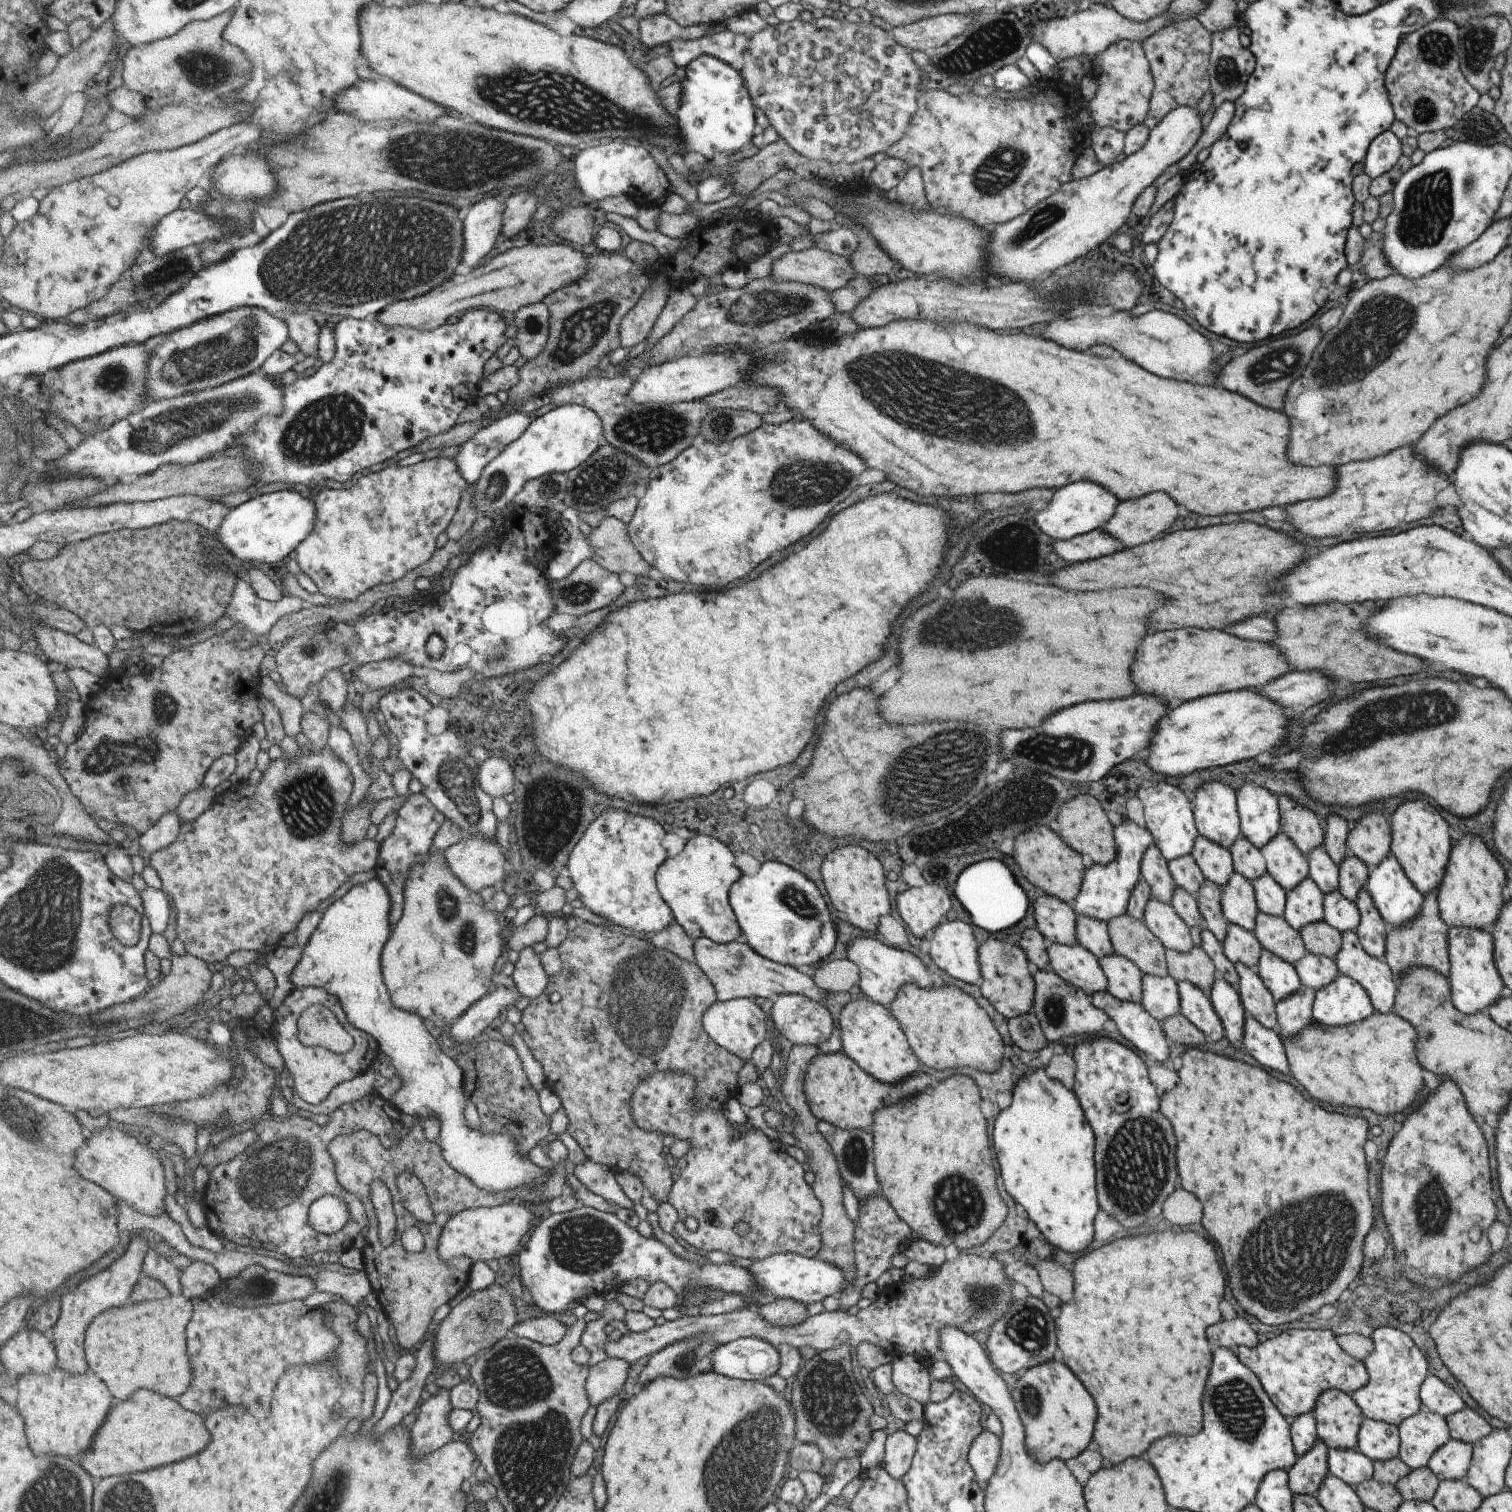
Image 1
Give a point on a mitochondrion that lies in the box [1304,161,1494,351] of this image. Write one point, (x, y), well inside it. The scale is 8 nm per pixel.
(1427, 209)

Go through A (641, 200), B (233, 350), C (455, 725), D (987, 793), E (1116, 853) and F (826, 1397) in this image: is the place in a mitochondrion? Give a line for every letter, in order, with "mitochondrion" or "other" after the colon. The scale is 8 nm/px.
A: other
B: mitochondrion
C: other
D: mitochondrion
E: other
F: mitochondrion

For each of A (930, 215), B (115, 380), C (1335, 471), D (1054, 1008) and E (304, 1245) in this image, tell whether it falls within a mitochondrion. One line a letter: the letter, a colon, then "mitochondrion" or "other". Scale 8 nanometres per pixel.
A: other
B: mitochondrion
C: other
D: mitochondrion
E: other

